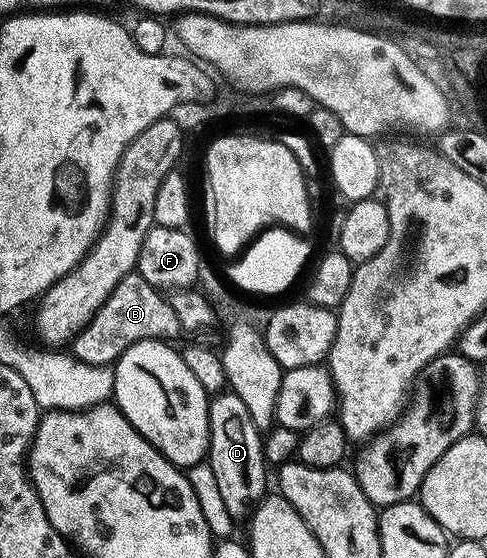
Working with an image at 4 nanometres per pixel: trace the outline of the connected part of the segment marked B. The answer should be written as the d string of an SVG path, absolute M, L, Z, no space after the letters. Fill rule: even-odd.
M138 271L129 273L122 279L114 291L110 293L110 297L106 299L106 303L97 310L96 315L92 317L90 322L79 334L72 340L72 354L74 358L93 365L110 366L118 361L119 357L126 351L129 346L139 341L149 340L176 340L175 337L182 334L182 328L179 319L170 303L170 300L148 280L144 279Z

